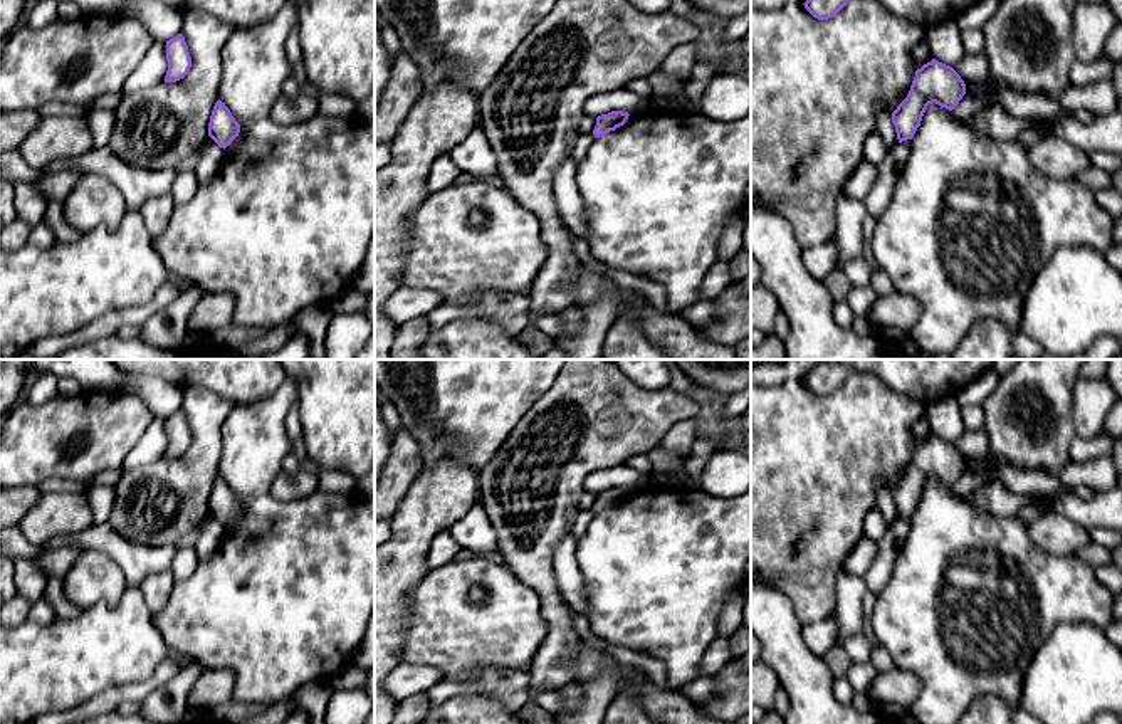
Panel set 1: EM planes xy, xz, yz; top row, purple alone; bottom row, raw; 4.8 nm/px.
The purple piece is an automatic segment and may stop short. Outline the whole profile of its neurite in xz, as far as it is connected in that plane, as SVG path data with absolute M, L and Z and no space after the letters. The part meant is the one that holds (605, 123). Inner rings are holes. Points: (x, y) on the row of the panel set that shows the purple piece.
M611 111L608 114L601 114L596 118L596 126L593 129L595 138L600 138L616 128L623 126L628 119L628 113L623 111Z

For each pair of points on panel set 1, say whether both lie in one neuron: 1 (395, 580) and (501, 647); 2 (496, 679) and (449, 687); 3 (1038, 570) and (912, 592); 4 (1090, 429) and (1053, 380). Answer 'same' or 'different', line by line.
1: different
2: same
3: same
4: different

